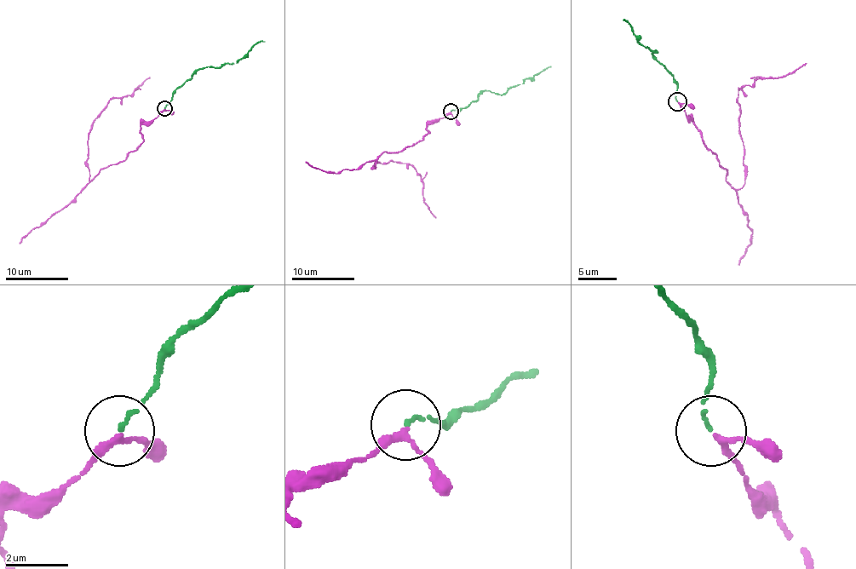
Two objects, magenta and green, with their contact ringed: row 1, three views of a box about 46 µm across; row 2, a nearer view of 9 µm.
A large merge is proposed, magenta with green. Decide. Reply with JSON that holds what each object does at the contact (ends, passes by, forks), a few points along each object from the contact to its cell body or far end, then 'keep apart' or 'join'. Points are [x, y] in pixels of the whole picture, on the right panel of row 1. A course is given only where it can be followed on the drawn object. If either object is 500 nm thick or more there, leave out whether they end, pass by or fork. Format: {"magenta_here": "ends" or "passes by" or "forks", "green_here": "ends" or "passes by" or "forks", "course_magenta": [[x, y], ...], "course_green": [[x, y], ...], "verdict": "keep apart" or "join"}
{"magenta_here": "passes by", "green_here": "ends", "course_magenta": [[678, 101], [736, 190], [741, 187], [745, 167], [738, 90], [787, 75], [807, 64]], "course_green": [[676, 101], [676, 81], [652, 54], [657, 52], [644, 46], [623, 20]], "verdict": "join"}

